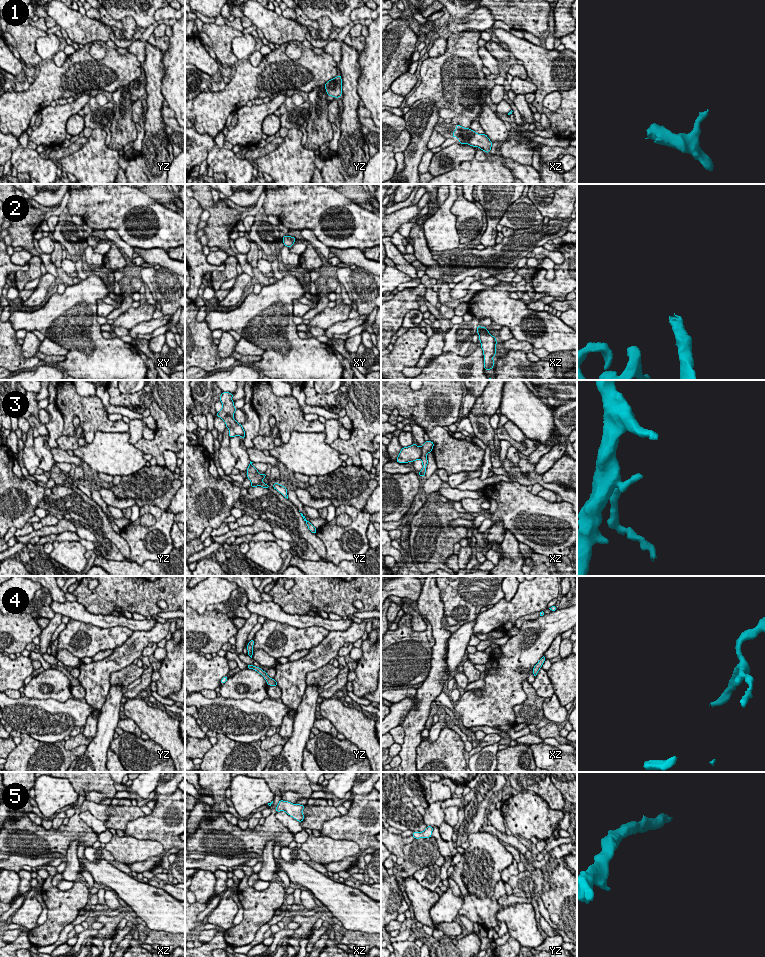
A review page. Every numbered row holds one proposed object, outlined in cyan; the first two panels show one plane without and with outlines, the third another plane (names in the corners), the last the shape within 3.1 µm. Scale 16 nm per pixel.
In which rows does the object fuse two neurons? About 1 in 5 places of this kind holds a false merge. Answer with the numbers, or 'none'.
3

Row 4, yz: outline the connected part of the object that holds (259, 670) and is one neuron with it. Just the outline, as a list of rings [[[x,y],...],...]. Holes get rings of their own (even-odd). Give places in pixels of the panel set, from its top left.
[[[248,664],[247,669],[253,669],[253,670],[257,671],[259,674],[261,674],[264,677],[264,679],[267,681],[267,684],[269,686],[278,686],[275,679],[270,678],[267,675],[267,673],[265,671],[263,671],[261,668]]]

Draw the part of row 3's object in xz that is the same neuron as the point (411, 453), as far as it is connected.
[[[415,443],[411,446],[401,449],[396,461],[398,463],[408,463],[420,460],[422,456],[422,447],[417,446]]]

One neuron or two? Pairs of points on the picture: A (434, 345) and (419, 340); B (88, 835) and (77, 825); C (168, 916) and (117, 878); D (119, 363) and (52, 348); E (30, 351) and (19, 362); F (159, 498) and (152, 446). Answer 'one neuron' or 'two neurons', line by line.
A: two neurons
B: one neuron
C: one neuron
D: two neurons
E: two neurons
F: two neurons

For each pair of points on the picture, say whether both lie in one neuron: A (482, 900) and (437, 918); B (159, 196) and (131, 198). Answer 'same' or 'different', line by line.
A: different
B: different

